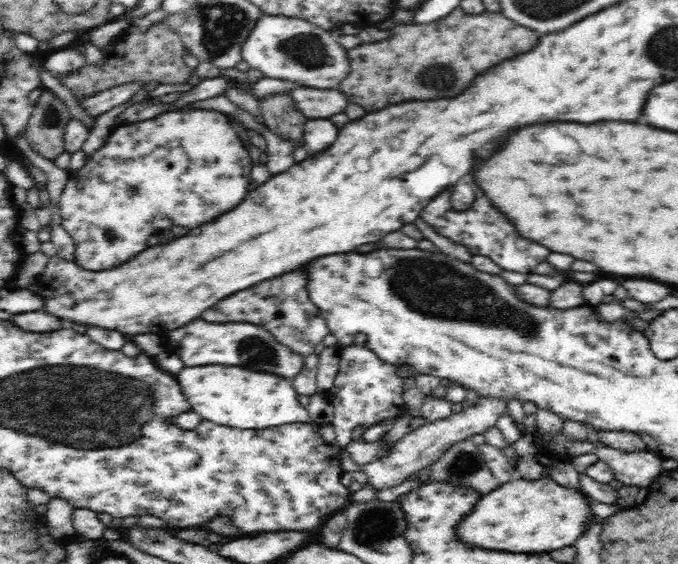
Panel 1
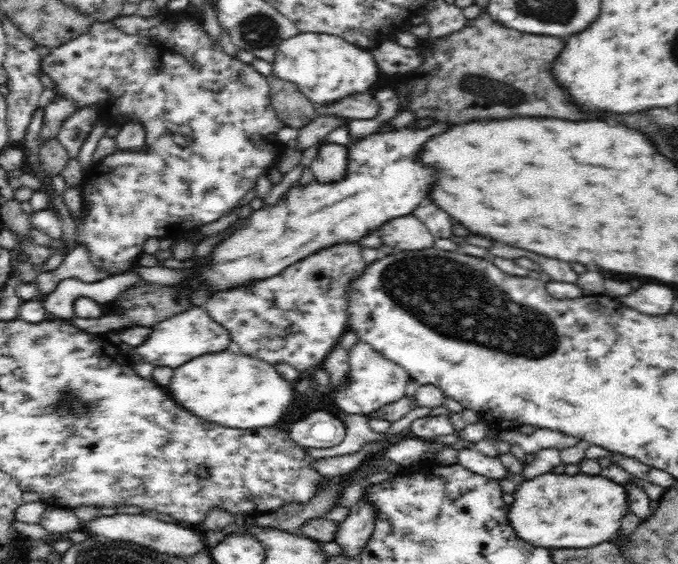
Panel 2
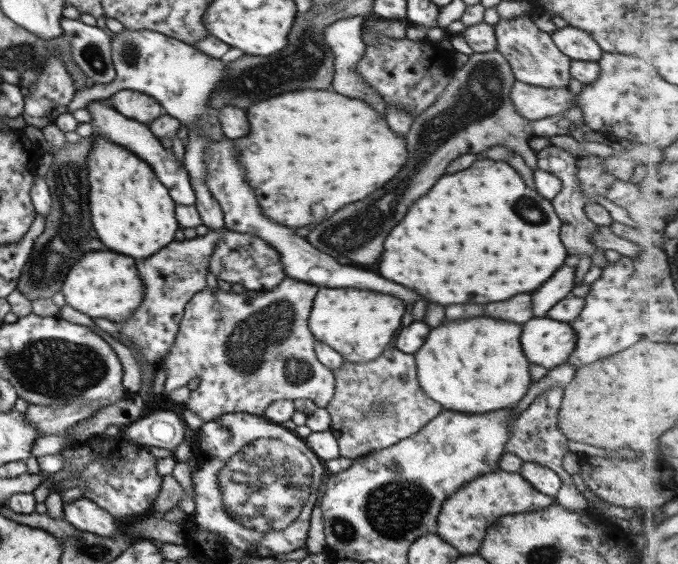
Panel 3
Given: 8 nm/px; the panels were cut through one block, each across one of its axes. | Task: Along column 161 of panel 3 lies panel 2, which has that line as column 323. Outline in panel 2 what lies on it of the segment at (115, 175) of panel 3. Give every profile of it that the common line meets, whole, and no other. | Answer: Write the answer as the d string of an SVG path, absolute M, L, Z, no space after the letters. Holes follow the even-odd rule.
M434 126L430 130L402 130L402 132L390 132L390 134L371 134L356 144L349 144L348 174L346 180L340 184L318 184L312 182L303 189L298 184L289 192L290 200L281 201L270 208L262 207L260 212L254 212L248 226L244 226L240 232L236 232L228 242L224 242L214 252L214 266L206 268L204 278L198 282L214 282L216 290L230 288L234 284L246 282L246 280L262 280L284 270L286 266L306 258L318 252L324 246L330 246L334 242L356 242L361 236L376 232L377 228L398 216L410 214L428 194L428 182L434 178L432 170L416 164L412 156L420 150L426 138L438 134L444 126Z

